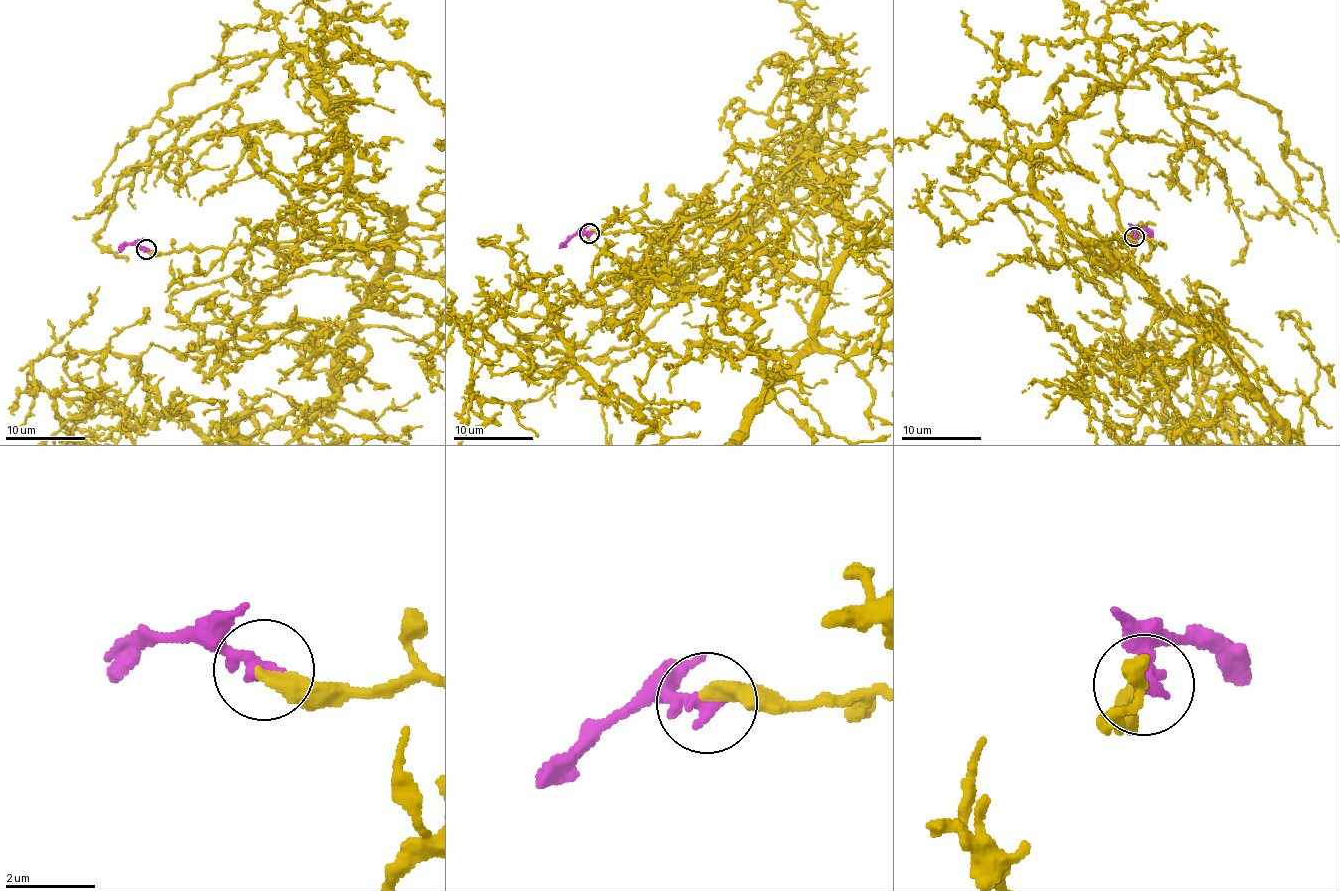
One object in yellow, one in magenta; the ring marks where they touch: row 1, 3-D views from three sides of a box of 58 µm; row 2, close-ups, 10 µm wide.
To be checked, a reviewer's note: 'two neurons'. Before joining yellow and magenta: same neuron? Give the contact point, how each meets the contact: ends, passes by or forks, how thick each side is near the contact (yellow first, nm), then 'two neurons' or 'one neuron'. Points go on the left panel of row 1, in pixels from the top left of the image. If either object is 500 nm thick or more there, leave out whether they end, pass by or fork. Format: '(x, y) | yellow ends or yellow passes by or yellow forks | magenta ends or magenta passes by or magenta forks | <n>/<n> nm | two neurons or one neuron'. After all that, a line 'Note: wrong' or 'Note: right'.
(146, 249) | yellow ends | magenta ends | 340/380 nm | one neuron
Note: wrong

